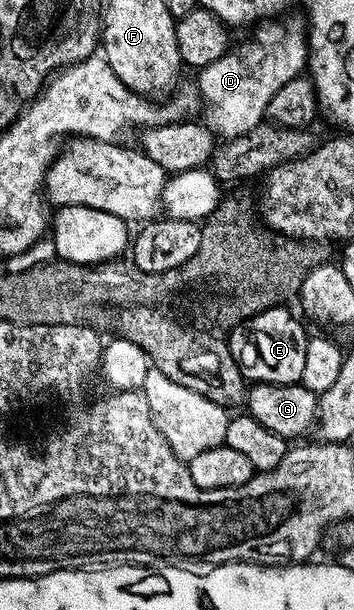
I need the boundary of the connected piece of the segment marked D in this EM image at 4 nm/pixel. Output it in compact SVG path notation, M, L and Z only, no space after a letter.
M297 17L269 19L252 30L253 38L238 47L237 53L224 53L215 63L203 67L196 74L196 92L200 100L209 104L203 116L204 124L218 138L238 137L262 124L267 117L267 103L291 79L302 76L309 60L307 25Z

